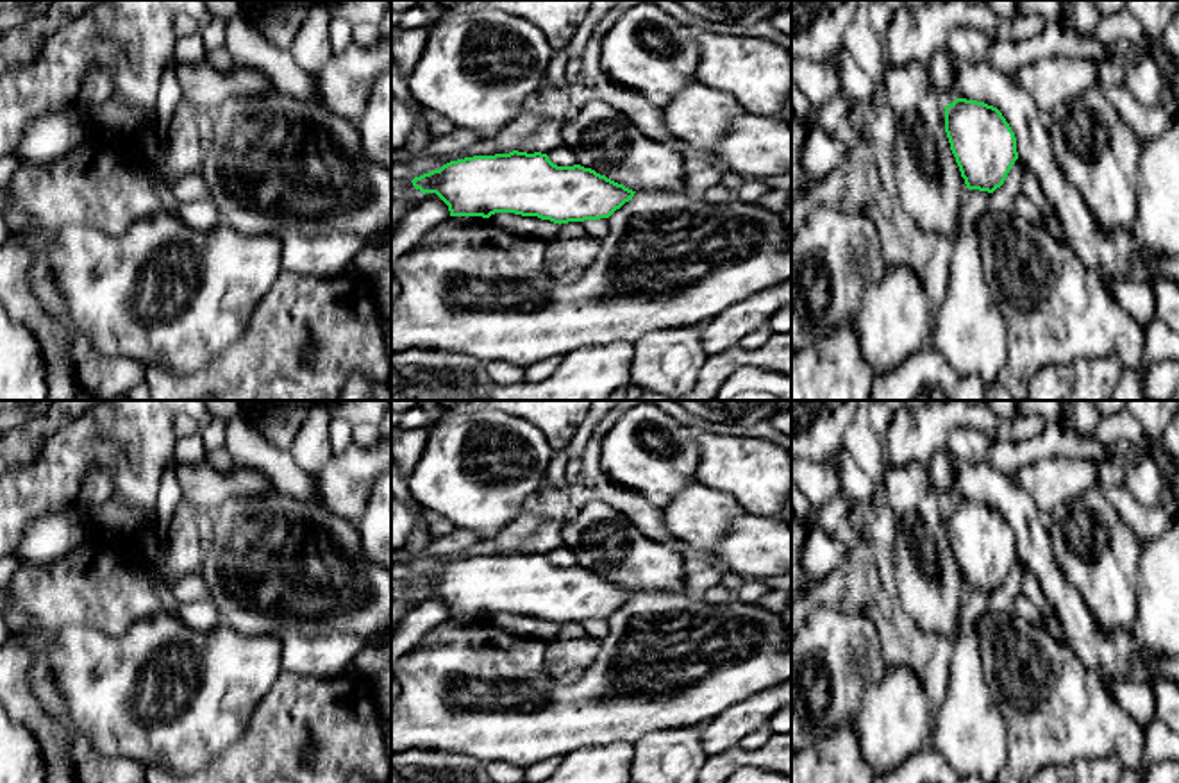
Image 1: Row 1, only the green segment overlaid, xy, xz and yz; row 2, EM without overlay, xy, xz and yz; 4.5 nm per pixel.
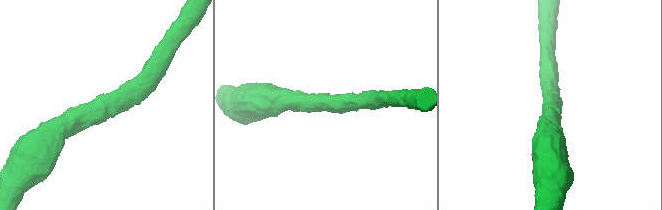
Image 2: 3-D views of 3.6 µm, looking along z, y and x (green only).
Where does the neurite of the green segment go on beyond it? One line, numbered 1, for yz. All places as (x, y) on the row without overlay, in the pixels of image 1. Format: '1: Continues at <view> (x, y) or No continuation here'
1: No continuation here

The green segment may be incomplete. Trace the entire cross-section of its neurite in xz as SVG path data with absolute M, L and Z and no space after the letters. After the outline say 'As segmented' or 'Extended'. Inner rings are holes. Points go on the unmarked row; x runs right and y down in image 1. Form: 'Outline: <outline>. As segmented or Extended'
Outline: M518 551L450 561L439 570L414 577L411 583L423 595L436 594L448 606L450 617L489 619L495 613L514 613L559 626L609 619L636 594L591 568L581 565L557 567L547 554Z. As segmented

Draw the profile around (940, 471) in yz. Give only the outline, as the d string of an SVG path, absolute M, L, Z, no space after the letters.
M941 449L932 456L927 474L936 495L943 499L945 506L952 504L954 501L945 495L947 483L954 476L952 459L947 449Z

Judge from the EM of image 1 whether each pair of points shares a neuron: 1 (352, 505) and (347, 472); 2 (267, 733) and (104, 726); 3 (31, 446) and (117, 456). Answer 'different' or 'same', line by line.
1: same
2: different
3: different

